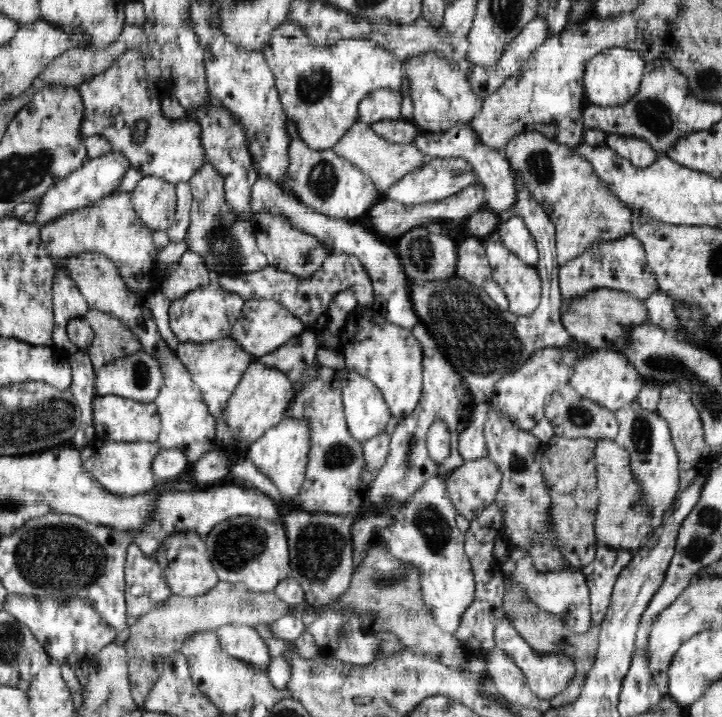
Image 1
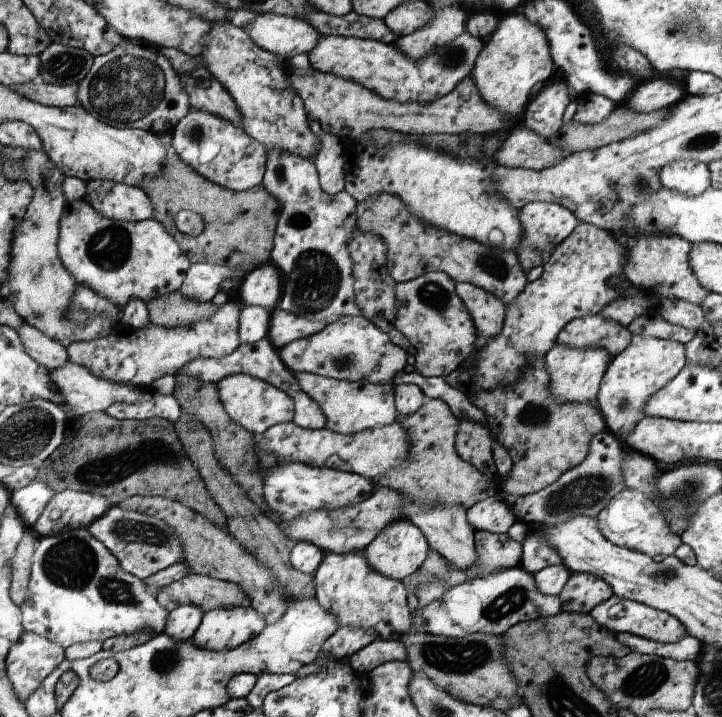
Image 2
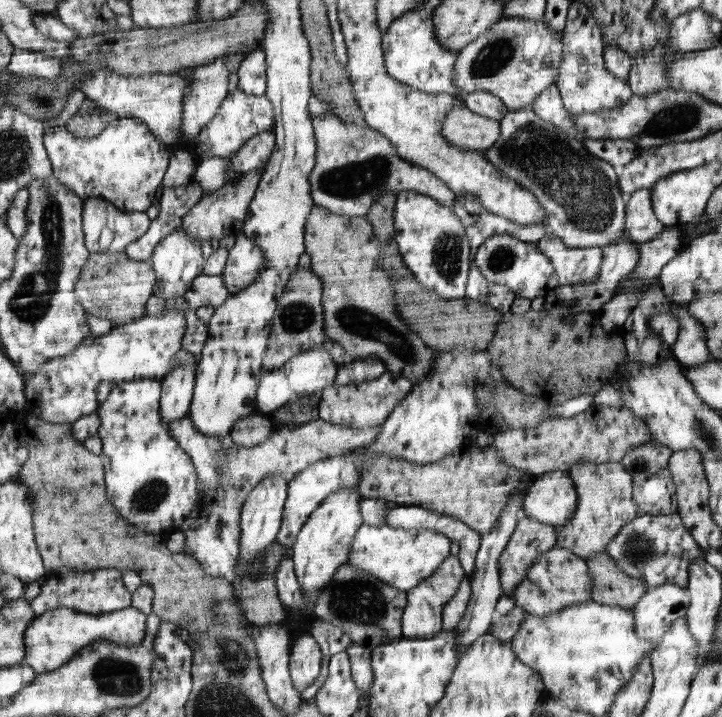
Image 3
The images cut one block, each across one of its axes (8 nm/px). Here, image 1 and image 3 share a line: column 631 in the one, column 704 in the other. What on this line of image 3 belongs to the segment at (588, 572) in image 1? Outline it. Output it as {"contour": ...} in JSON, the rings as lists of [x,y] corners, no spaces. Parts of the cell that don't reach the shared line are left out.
{"contour":[[[638,513],[607,544],[606,554],[619,571],[631,579],[641,580],[646,588],[675,584],[685,590],[688,588],[687,579],[691,564],[705,556],[705,552],[698,547],[678,513]]]}

